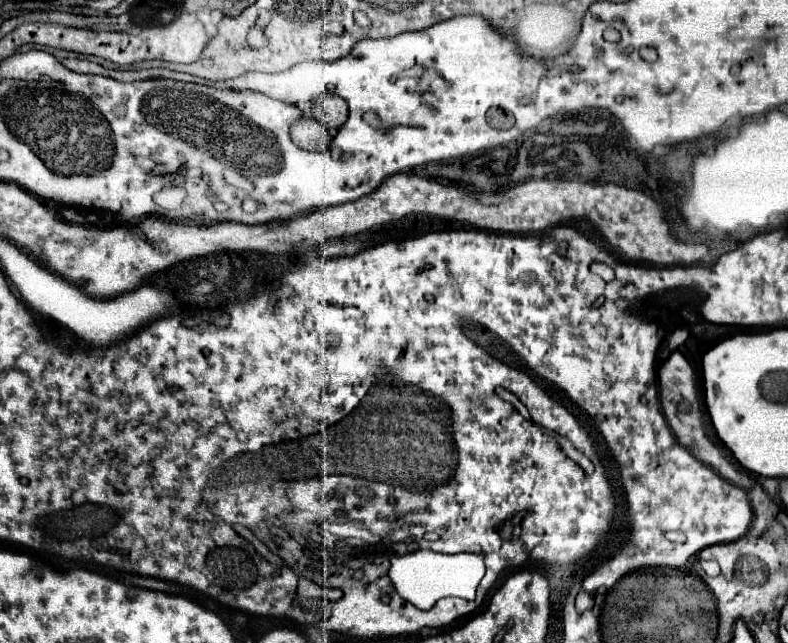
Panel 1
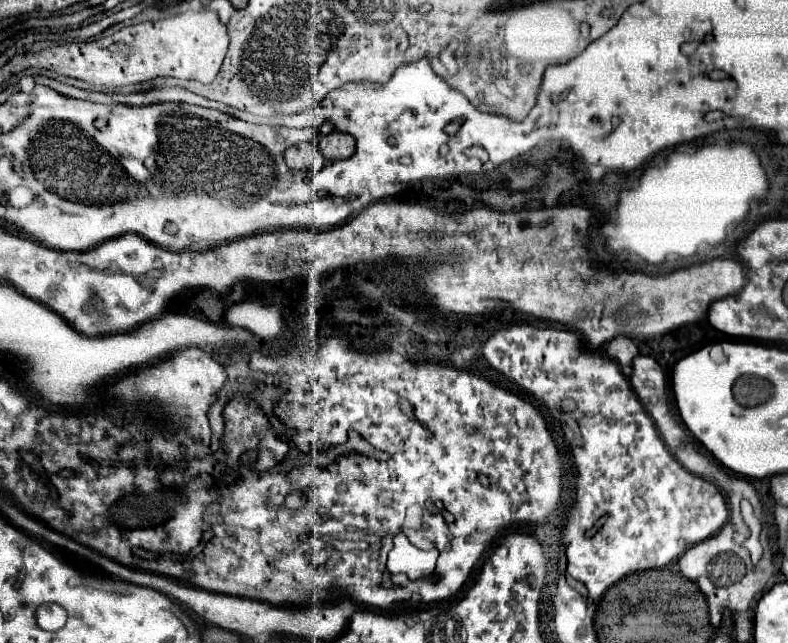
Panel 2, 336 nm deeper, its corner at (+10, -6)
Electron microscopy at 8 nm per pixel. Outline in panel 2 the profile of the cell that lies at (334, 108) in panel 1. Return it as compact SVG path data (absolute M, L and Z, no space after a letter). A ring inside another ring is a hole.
M333 131L329 135L319 137L319 149L329 161L347 159L349 155L355 153L355 139L349 133Z

